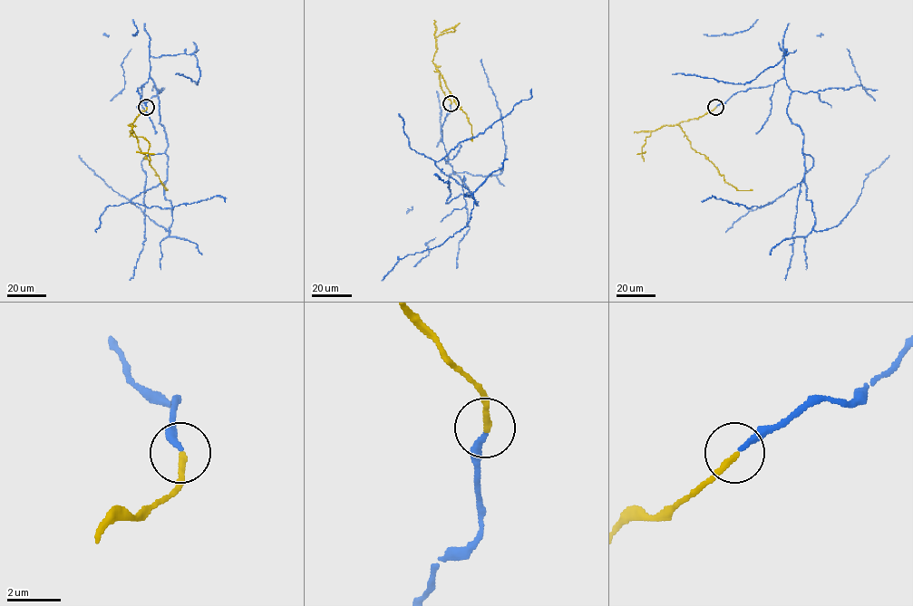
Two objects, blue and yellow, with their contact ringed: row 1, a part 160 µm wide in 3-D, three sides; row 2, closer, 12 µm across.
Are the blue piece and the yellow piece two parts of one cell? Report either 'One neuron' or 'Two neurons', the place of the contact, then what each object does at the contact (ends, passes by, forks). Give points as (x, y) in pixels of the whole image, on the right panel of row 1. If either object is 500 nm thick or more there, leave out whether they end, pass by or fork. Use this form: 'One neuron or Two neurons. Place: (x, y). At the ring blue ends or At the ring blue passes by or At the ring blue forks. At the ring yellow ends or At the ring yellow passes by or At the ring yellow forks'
Two neurons. Place: (715, 107). At the ring blue ends. At the ring yellow ends

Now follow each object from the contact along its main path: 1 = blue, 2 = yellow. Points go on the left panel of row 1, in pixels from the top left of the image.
1: (146, 107), (136, 91), (149, 78), (166, 135), (169, 231), (78, 155)
2: (146, 107), (131, 124), (131, 129), (138, 147), (167, 189)

